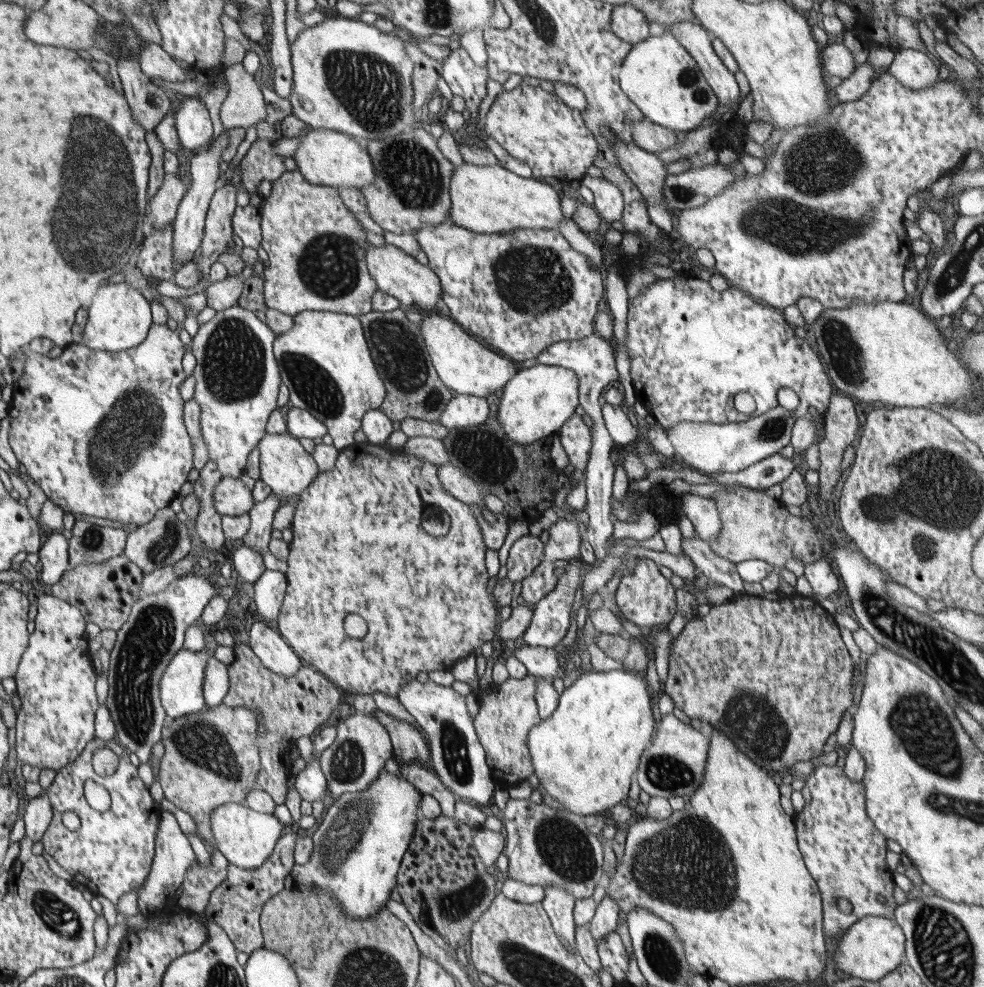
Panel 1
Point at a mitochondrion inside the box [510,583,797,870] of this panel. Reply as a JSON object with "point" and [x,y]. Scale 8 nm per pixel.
{"point":[752,721]}

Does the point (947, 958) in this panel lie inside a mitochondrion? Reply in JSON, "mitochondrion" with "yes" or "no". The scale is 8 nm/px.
{"mitochondrion":"yes"}

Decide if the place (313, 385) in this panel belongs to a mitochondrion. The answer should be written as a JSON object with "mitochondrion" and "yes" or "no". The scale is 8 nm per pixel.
{"mitochondrion":"yes"}

